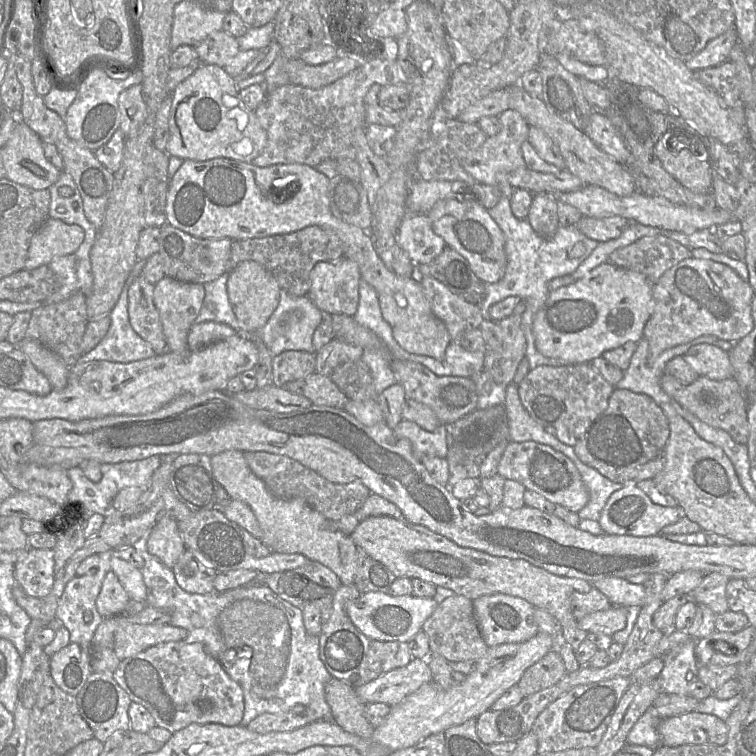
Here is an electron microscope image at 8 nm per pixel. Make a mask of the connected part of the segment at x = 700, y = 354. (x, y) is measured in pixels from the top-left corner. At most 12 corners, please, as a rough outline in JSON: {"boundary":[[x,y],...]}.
{"boundary":[[695,345],[685,356],[699,376],[733,377],[728,352]]}

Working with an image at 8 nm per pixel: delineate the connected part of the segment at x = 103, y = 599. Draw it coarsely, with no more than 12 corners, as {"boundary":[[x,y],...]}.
{"boundary":[[109,571],[96,600],[104,618],[125,611],[130,597]]}

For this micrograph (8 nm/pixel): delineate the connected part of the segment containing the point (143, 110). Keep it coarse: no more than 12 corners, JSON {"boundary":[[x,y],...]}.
{"boundary":[[142,84],[118,98],[120,129],[136,136],[147,118]]}

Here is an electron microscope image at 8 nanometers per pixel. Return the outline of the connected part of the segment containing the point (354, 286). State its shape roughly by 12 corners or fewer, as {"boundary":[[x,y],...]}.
{"boundary":[[318,262],[308,296],[325,315],[353,316],[358,264]]}

